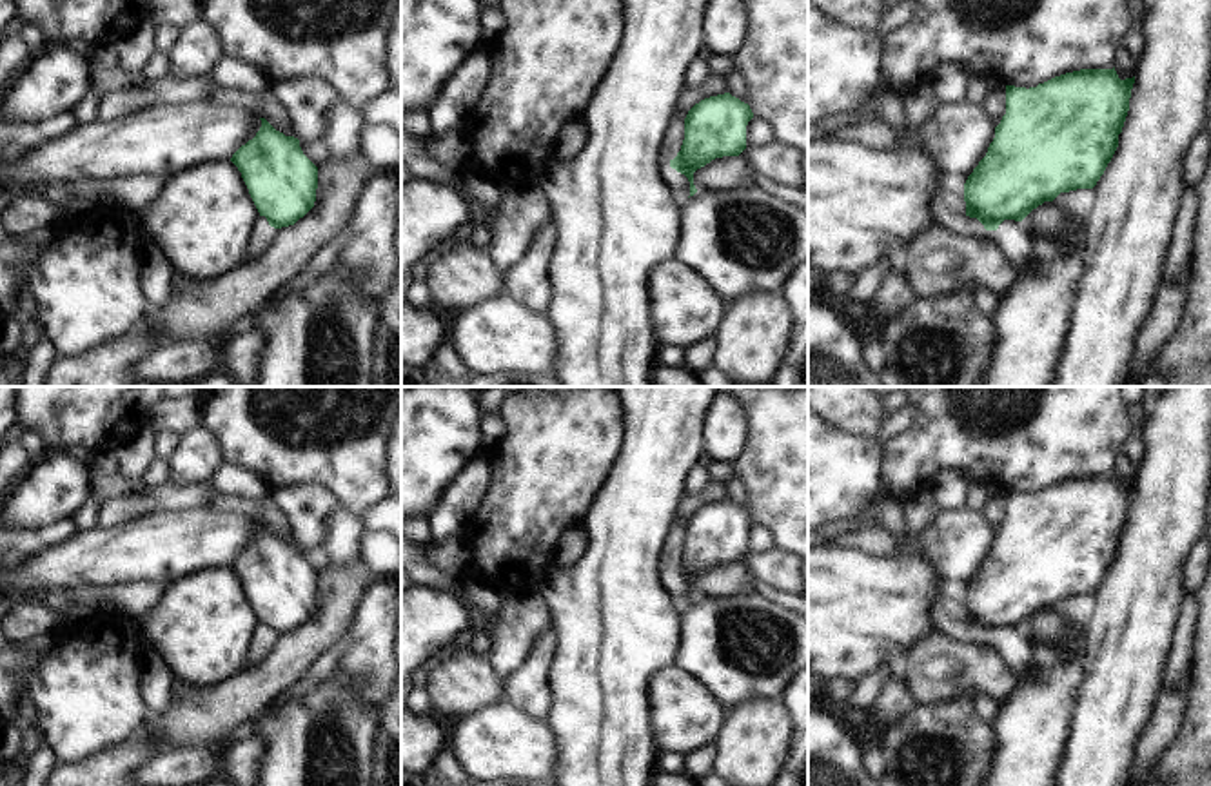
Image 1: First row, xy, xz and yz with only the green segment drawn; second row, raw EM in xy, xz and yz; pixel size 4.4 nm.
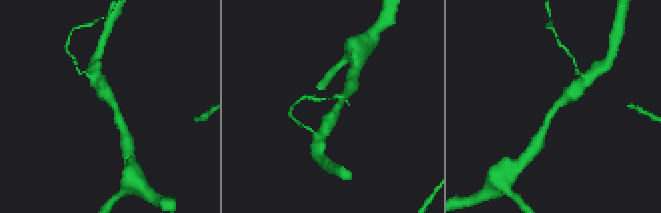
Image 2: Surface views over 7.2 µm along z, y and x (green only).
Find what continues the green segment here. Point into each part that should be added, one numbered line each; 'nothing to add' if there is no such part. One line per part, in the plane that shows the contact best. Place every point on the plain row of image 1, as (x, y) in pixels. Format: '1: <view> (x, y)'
nothing to add

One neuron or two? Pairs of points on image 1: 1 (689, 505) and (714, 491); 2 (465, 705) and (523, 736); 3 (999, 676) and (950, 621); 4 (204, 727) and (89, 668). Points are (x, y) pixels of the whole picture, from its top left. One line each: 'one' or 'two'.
1: one
2: two
3: two
4: two

